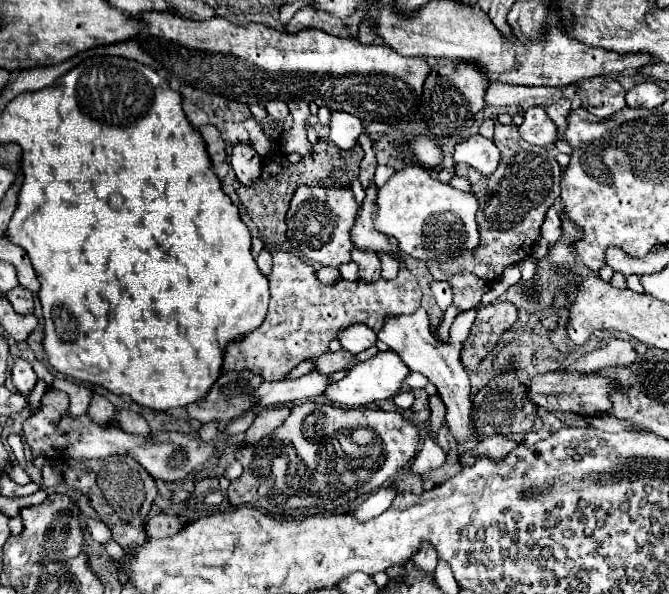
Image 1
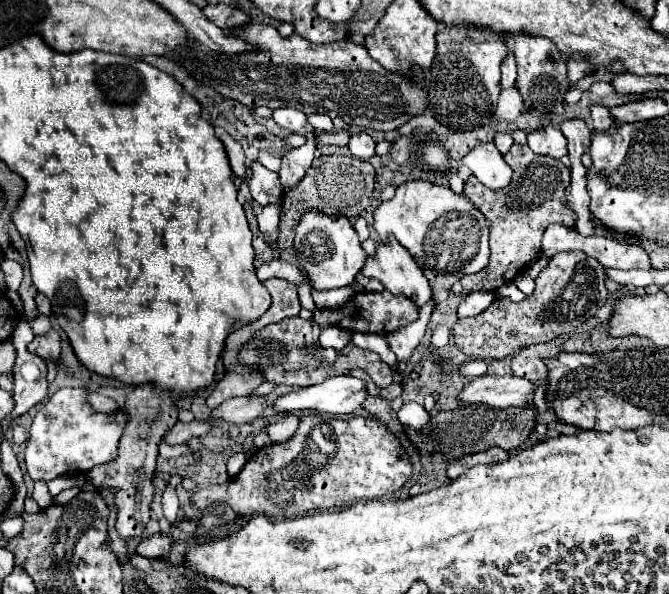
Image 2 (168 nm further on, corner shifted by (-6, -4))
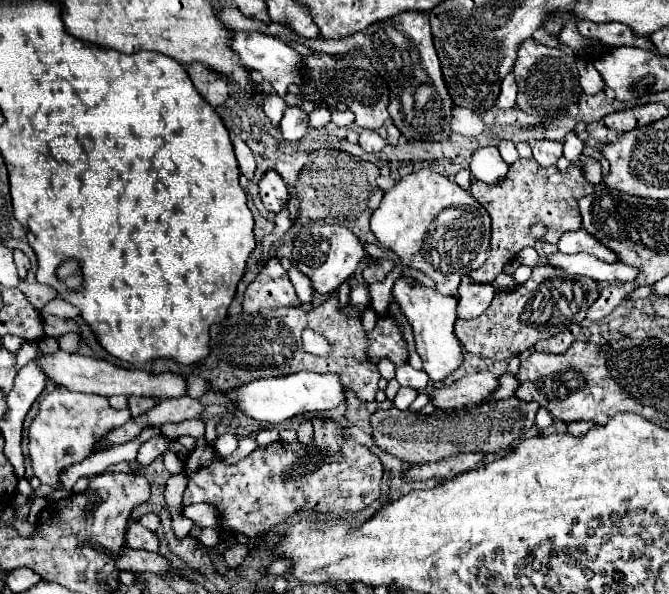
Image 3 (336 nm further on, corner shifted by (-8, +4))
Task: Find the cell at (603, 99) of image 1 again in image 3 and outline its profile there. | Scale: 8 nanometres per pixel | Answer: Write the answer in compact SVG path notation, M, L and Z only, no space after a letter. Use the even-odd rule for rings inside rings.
M595 122L595 124L589 124L587 126L587 132L591 138L595 138L597 142L605 144L609 140L609 128L605 128L601 122Z

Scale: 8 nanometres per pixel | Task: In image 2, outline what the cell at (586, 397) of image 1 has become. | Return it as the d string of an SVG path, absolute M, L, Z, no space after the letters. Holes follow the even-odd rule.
M481 376L475 378L459 394L465 404L487 404L493 408L529 406L535 394L535 384L519 376Z

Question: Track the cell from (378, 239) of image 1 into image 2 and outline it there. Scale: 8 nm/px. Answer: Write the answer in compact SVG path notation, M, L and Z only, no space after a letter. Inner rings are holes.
M395 240L379 242L361 272L367 278L379 280L389 292L413 298L419 306L431 300L431 288L421 266Z

